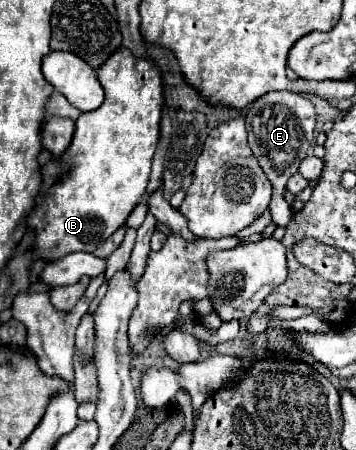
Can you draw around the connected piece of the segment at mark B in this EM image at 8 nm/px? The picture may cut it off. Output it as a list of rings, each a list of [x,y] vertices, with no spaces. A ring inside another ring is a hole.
[[[119,48],[109,60],[97,68],[97,78],[105,90],[105,102],[75,122],[75,136],[67,152],[59,160],[51,160],[41,168],[43,186],[35,200],[35,208],[27,216],[27,224],[35,228],[37,238],[33,250],[45,260],[57,260],[69,252],[93,252],[121,224],[145,194],[151,158],[159,142],[159,122],[163,112],[163,76],[151,60],[135,58],[127,48]]]

